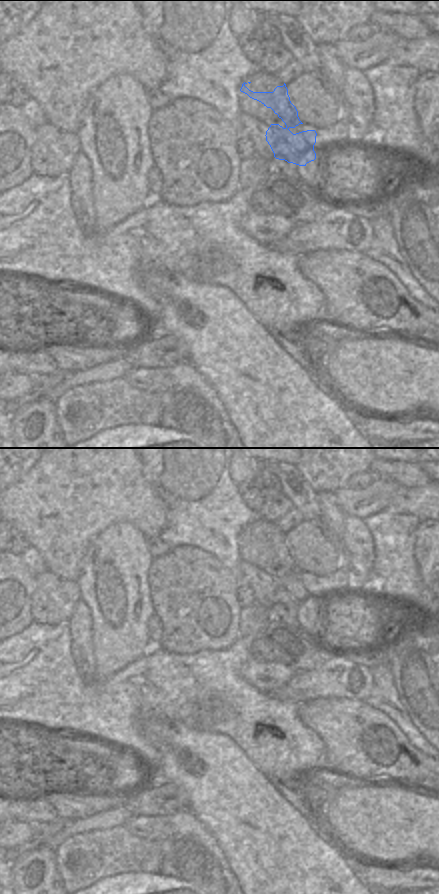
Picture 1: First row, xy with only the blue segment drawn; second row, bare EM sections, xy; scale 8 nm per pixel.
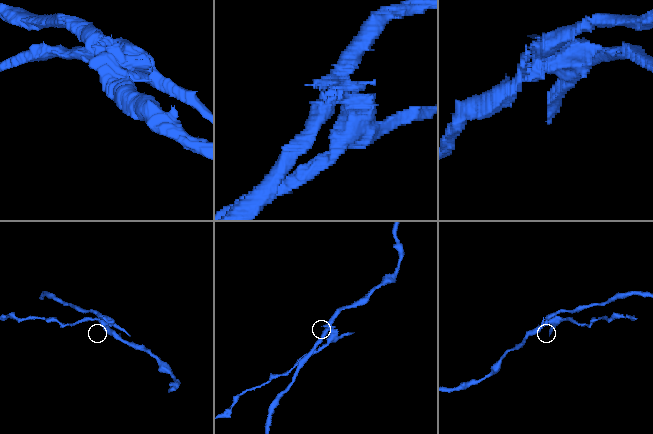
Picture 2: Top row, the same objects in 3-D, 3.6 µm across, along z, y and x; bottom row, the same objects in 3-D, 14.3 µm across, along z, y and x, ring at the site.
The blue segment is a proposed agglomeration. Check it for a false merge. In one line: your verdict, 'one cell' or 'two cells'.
two cells

